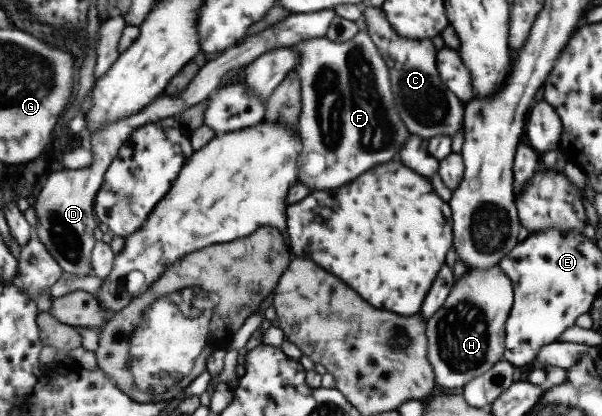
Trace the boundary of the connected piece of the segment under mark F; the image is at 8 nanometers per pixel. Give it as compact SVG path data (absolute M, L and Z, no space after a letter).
M361 29L356 38L344 43L330 41L324 36L300 41L292 45L292 48L299 51L296 70L301 77L303 97L298 128L304 143L304 160L299 167L299 181L309 188L310 193L334 189L354 181L354 177L366 173L378 163L392 161L406 145L411 131L396 106L391 69L371 35L365 29Z

